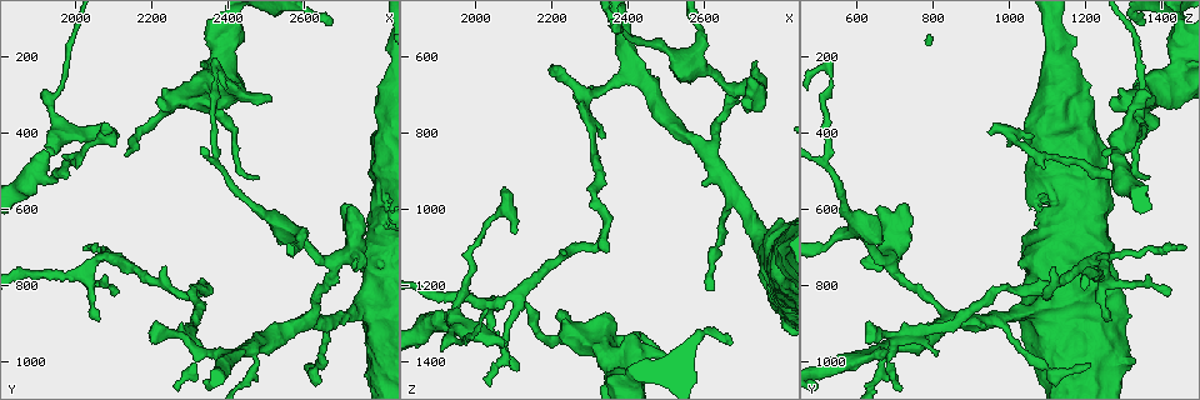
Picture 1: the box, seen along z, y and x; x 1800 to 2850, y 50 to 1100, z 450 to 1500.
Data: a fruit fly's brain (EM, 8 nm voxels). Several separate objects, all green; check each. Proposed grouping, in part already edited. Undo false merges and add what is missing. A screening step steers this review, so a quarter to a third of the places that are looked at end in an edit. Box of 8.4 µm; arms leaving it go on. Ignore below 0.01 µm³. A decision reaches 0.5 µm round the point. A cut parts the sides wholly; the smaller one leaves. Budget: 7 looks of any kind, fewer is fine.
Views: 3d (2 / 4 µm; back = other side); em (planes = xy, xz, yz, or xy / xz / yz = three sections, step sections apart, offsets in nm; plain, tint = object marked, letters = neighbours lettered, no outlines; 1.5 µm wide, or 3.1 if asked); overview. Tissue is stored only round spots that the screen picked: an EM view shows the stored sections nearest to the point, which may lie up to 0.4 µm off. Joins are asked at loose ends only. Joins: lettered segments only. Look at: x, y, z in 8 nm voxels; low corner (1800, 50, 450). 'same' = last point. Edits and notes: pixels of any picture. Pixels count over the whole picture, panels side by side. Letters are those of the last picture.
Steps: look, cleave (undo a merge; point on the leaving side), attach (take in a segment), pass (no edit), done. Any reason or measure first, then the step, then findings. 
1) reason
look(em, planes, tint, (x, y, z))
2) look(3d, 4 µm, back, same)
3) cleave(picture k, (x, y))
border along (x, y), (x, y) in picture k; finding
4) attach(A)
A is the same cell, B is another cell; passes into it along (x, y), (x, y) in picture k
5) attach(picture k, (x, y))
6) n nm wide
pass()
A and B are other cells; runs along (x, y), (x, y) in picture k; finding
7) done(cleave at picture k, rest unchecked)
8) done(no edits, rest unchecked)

free end
look(3d, 4 µm, (2075, 375, 1355))

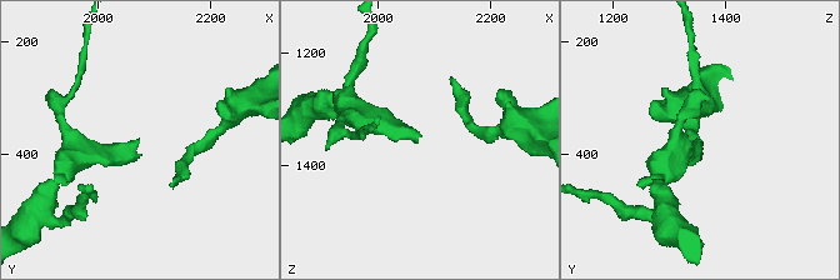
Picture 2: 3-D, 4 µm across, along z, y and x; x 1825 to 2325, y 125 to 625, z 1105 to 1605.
shape alone is not enough
look(em, xz, step 8, letters, (2070, 370, 1345))

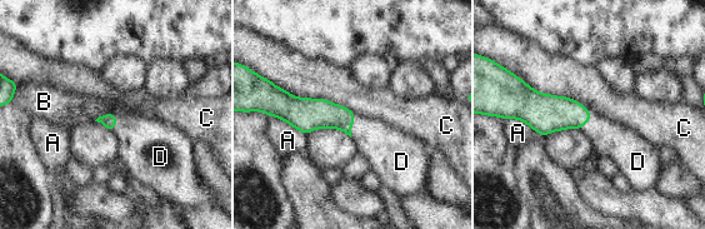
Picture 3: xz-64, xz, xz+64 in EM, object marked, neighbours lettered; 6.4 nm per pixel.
look(em, planes, letters, same)

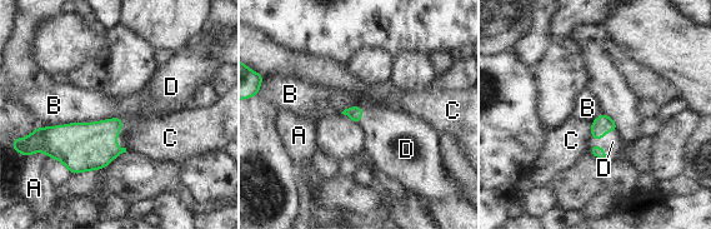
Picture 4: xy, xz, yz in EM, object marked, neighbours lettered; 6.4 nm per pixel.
attach(D)
D is the same cell, A, B and C are other cells; passes into it along (81, 147), (118, 133), (150, 113) in picture 4; it goes on there

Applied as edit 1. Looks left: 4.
look(overview)

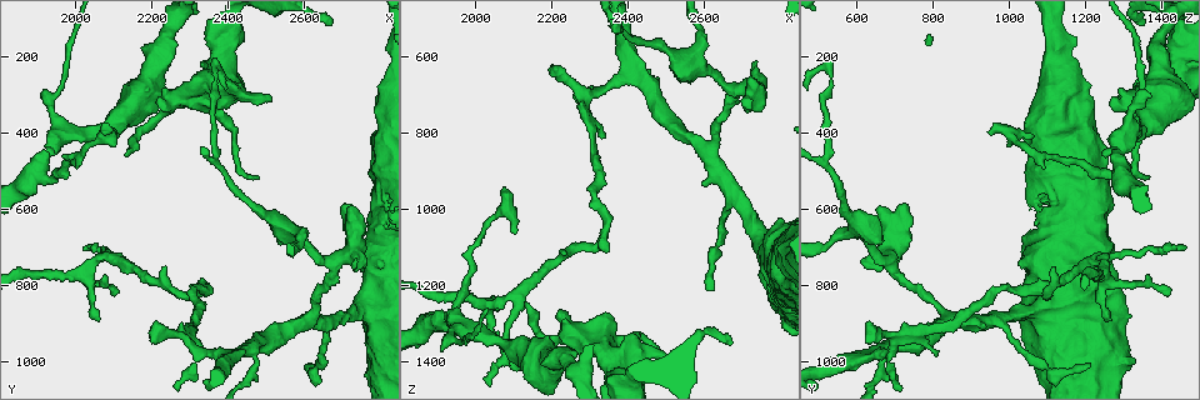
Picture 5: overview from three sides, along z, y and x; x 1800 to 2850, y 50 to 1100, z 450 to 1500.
free end
look(3d, 4 µm, (2715, 595, 710))

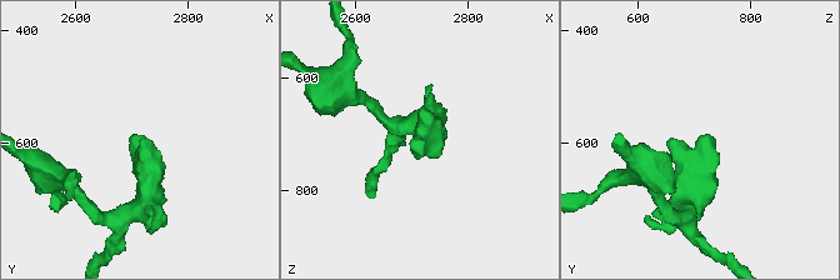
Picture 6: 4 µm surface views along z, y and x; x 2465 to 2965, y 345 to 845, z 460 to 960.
now the EM
look(em, planes, plain, (2720, 590, 705))

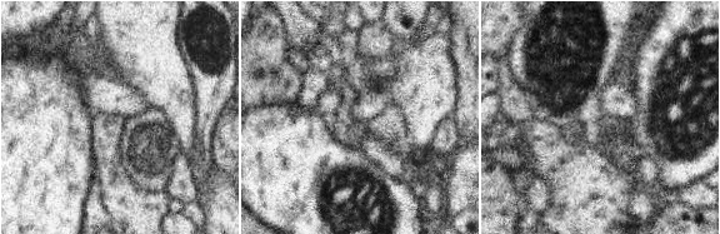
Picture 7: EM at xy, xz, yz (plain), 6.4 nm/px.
see the neighbours
look(em, planes, letters, same)

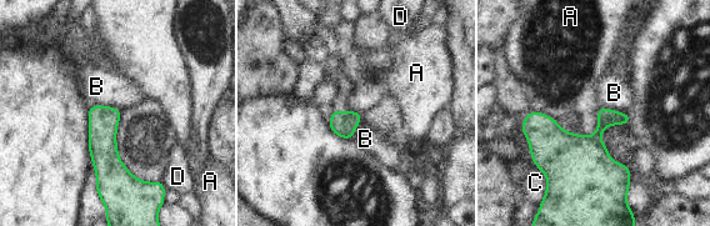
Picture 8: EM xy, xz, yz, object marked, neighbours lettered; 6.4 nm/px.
pass()
A, B, C and D are other cells; border along (599, 106), (596, 130), (575, 134) in picture 8; no lettered segment goes on from it

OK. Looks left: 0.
done(attach at picture 4, rest unchecked)

